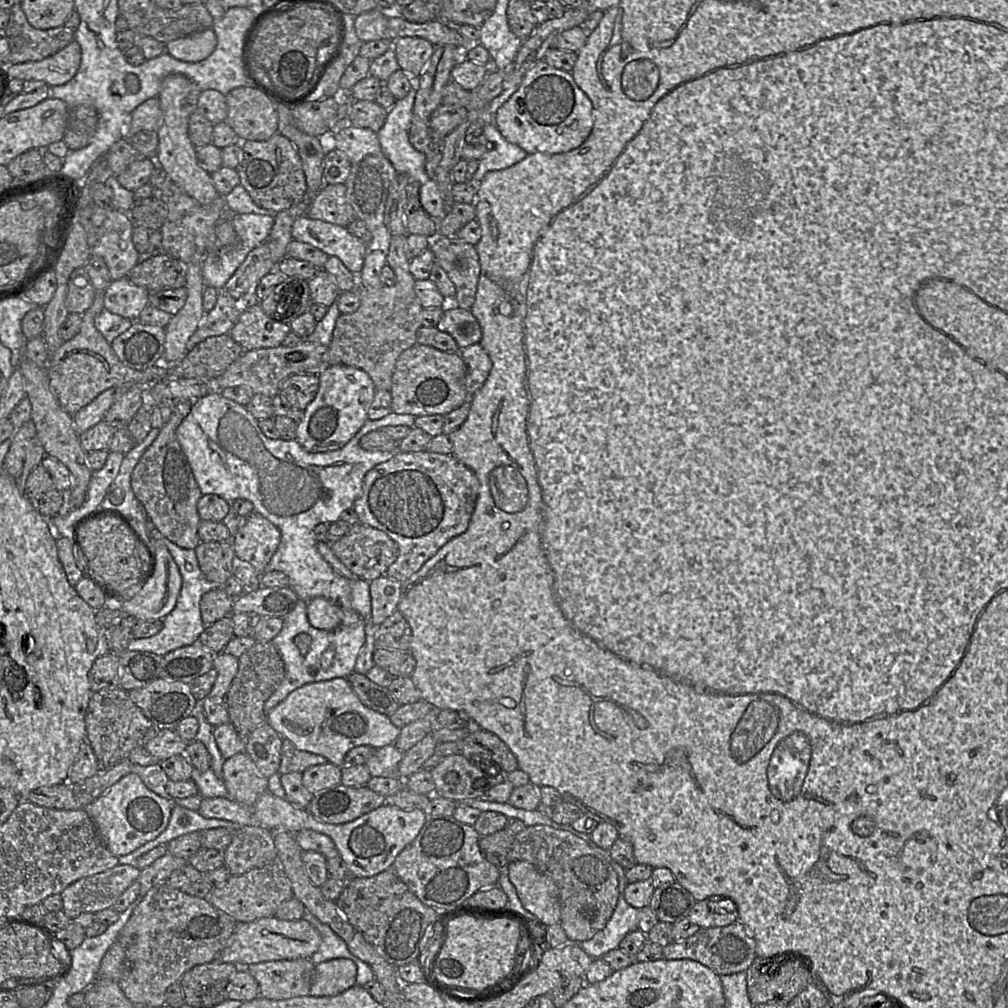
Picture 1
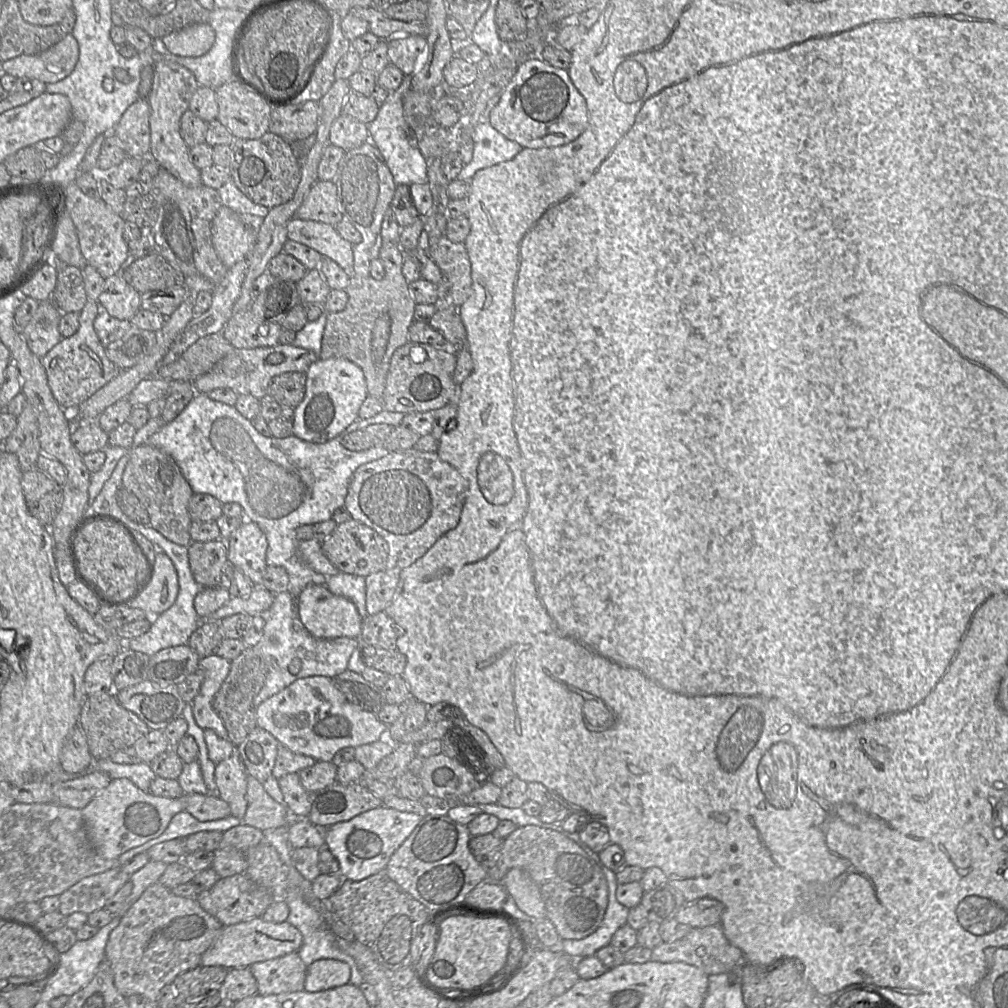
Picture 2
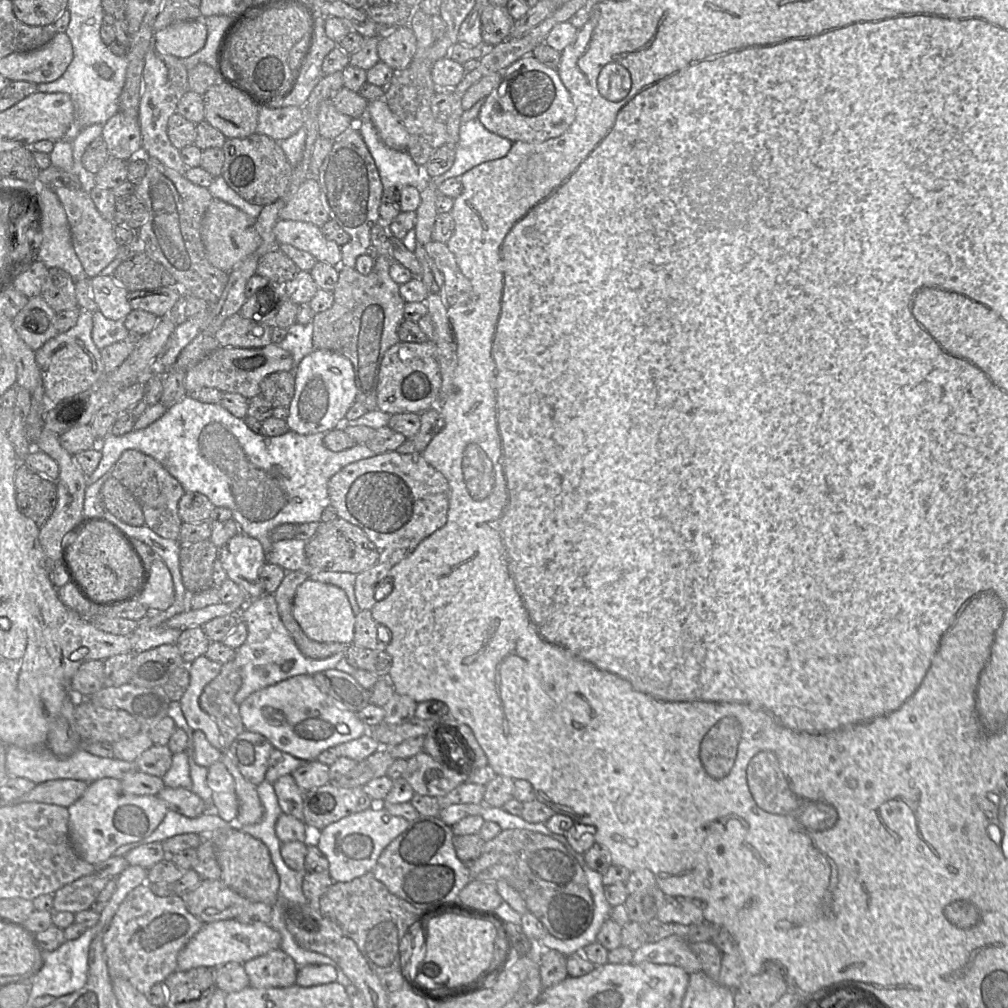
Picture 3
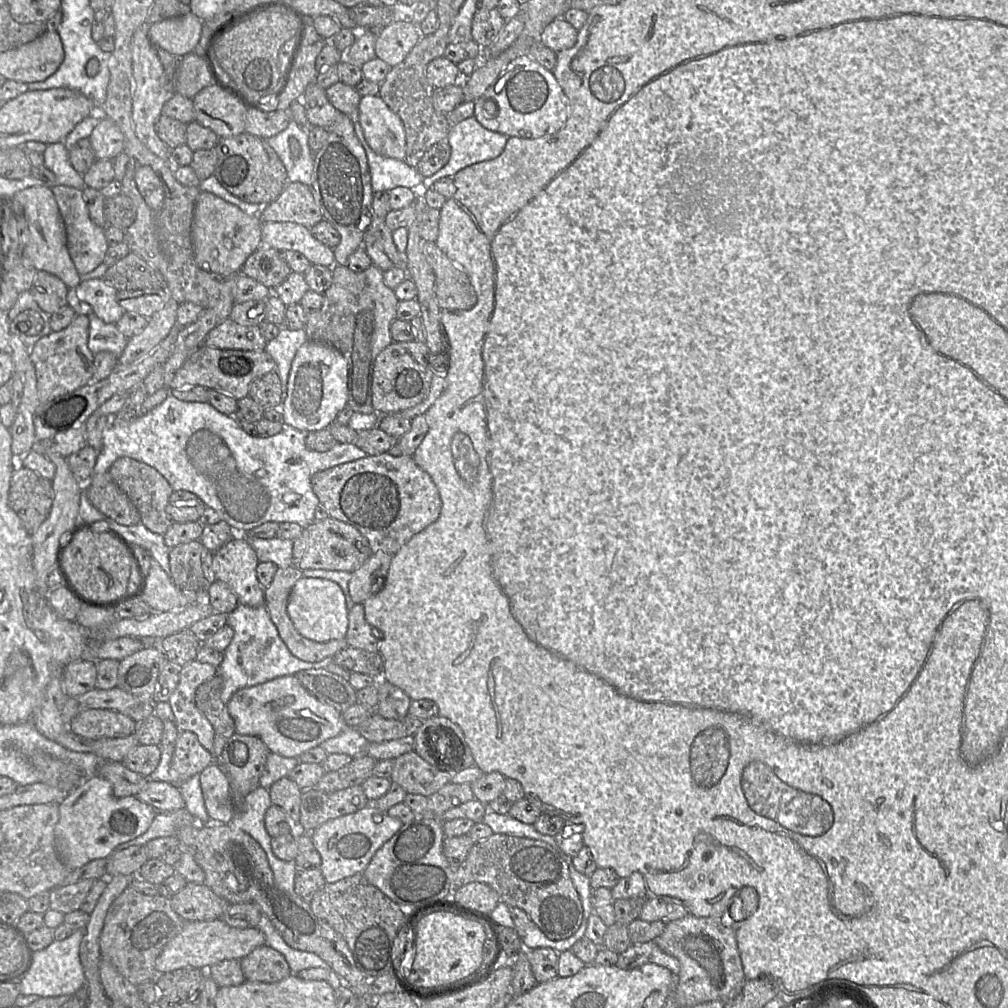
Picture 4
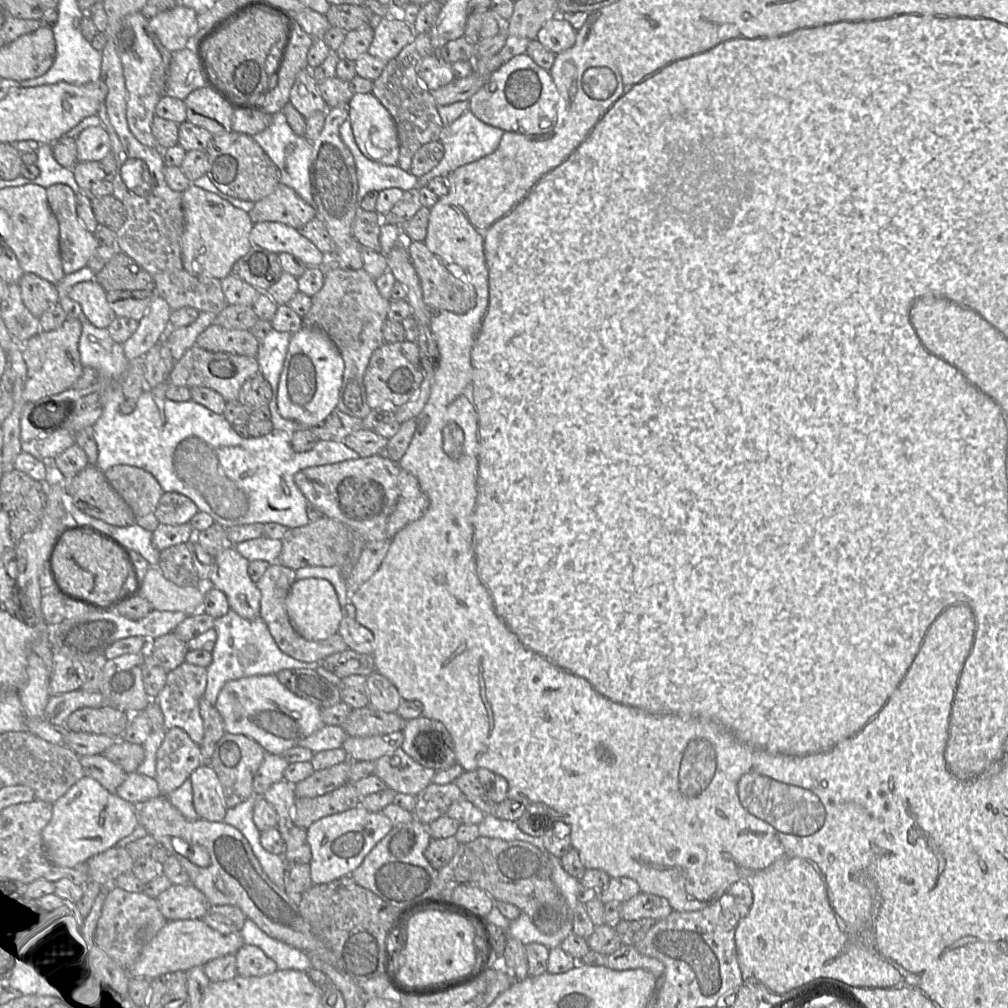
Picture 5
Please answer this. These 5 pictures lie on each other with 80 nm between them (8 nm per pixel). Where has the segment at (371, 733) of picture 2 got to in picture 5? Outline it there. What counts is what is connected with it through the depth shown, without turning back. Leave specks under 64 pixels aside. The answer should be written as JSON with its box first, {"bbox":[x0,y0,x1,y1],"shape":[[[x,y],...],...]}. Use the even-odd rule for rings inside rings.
{"bbox":[215,675,325,755],"shape":[[[258,675],[230,680],[218,693],[215,707],[220,713],[226,733],[243,734],[258,742],[267,753],[282,755],[286,750],[299,746],[299,742],[312,735],[325,724],[321,708],[289,691],[276,675]]]}

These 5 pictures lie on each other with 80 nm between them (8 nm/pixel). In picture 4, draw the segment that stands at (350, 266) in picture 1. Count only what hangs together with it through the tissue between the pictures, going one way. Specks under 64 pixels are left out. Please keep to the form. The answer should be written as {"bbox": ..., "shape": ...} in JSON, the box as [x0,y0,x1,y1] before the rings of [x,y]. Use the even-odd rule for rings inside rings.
{"bbox":[262,222,336,265],"shape":[[[263,222],[262,243],[277,251],[292,250],[303,254],[312,265],[336,265],[333,249],[319,242],[310,229],[291,222]]]}

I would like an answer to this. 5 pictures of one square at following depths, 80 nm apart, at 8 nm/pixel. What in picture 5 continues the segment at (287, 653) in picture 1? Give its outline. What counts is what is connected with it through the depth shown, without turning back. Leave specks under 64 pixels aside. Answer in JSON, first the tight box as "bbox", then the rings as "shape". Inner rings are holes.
{"bbox":[204,610,323,705],"shape":[[[233,610],[216,618],[214,627],[217,639],[211,650],[212,662],[207,668],[207,685],[204,699],[215,705],[218,693],[230,680],[258,675],[276,675],[286,669],[317,669],[323,660],[317,662],[302,662],[282,652],[274,641],[266,623],[258,616],[254,620],[240,617]]]}

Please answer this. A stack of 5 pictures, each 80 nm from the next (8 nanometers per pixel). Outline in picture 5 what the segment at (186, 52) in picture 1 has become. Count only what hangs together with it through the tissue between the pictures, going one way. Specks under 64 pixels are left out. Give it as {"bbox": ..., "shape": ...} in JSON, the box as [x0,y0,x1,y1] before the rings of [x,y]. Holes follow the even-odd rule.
{"bbox":[148,4,198,52],"shape":[[[182,4],[158,13],[148,20],[151,31],[157,36],[161,44],[170,52],[175,52],[187,47],[189,39],[198,31],[197,13]]]}

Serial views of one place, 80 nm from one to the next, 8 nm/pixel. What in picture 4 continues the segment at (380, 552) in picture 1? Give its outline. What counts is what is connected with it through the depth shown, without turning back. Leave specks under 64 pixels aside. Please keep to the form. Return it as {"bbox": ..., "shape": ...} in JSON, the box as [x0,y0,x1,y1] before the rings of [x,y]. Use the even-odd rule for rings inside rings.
{"bbox":[292,516,372,572],"shape":[[[329,516],[304,527],[300,537],[293,540],[292,566],[300,570],[319,569],[353,572],[372,553],[368,540],[354,526]]]}

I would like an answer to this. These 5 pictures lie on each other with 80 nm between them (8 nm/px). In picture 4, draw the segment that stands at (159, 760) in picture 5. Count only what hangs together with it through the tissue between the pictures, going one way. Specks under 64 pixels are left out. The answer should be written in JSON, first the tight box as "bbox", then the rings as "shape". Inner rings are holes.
{"bbox":[170,730,214,784],"shape":[[[179,730],[170,765],[171,784],[182,784],[214,761],[210,751],[201,745],[193,732]]]}

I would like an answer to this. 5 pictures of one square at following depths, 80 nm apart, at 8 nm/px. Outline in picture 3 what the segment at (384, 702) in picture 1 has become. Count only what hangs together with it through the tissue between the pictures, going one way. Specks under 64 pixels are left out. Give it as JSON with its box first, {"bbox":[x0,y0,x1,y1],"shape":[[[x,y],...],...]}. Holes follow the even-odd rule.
{"bbox":[312,670,370,713],"shape":[[[325,670],[312,677],[319,690],[341,708],[357,713],[370,704],[369,690],[345,672]]]}

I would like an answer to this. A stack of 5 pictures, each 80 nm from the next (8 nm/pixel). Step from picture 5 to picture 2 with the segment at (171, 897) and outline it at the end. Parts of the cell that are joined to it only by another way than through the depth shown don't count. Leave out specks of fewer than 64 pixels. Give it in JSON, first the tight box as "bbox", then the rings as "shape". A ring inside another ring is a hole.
{"bbox":[196,874,276,926],"shape":[[[236,874],[221,878],[211,888],[201,891],[196,900],[206,912],[226,926],[261,918],[266,909],[276,901],[276,898],[266,888],[256,884],[245,874]]]}

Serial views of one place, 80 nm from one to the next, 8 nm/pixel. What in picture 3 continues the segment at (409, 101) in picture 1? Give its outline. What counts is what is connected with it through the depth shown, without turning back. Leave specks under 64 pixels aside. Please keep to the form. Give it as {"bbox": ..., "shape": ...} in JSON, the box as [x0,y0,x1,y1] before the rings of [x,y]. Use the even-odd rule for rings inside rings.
{"bbox":[355,116,426,191],"shape":[[[368,116],[355,120],[359,130],[379,171],[384,188],[395,186],[413,186],[422,191],[426,176],[422,167],[418,166],[407,151],[397,151],[387,147]]]}

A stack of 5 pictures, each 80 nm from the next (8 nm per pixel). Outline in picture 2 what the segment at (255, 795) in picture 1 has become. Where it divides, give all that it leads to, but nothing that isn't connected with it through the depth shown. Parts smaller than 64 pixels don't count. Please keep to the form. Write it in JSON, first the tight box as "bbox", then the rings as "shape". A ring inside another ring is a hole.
{"bbox":[214,755,247,819],"shape":[[[238,755],[216,764],[214,779],[218,797],[230,807],[231,816],[242,819],[247,809],[247,771]]]}

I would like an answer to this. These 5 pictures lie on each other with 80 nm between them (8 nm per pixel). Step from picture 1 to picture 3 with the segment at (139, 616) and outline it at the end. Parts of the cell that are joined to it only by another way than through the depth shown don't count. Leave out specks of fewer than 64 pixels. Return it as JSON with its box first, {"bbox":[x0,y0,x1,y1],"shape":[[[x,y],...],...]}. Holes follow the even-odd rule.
{"bbox":[138,558,174,611],"shape":[[[157,558],[149,570],[145,591],[138,599],[148,610],[164,611],[174,602],[174,585],[171,573],[161,558]]]}

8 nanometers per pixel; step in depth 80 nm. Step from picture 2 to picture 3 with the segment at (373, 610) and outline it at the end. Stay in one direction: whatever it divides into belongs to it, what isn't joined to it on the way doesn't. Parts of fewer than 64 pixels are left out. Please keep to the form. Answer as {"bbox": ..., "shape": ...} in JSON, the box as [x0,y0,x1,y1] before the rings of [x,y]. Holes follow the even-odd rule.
{"bbox":[355,563,392,610],"shape":[[[376,563],[367,570],[356,575],[355,597],[361,610],[371,610],[377,600],[375,599],[375,587],[379,582],[390,582],[390,571],[392,567],[389,564]]]}

